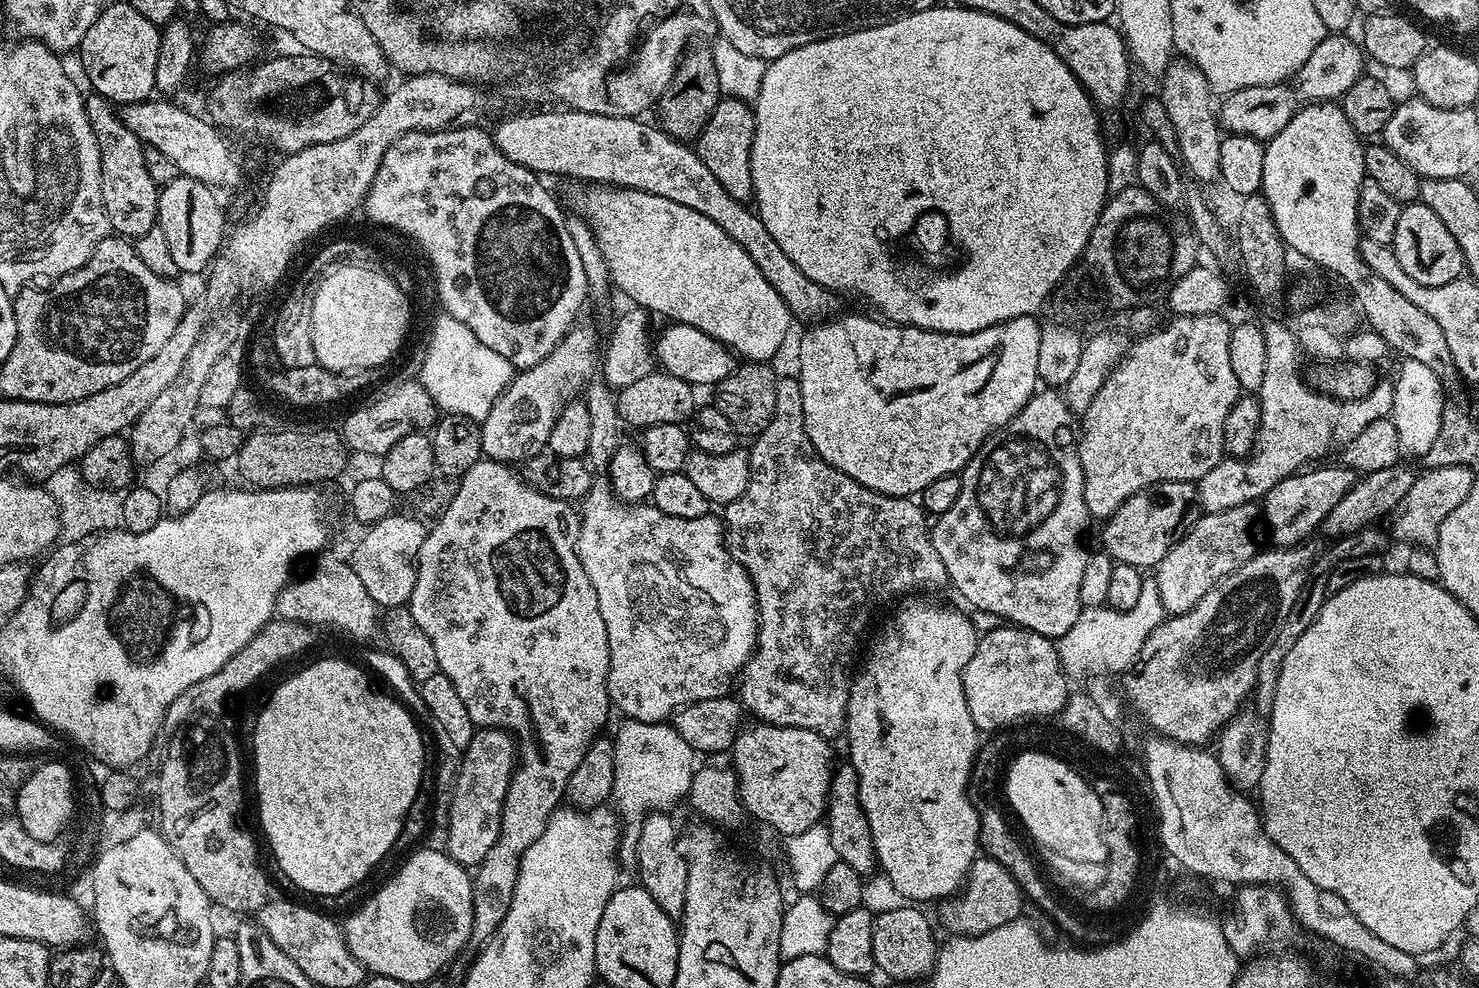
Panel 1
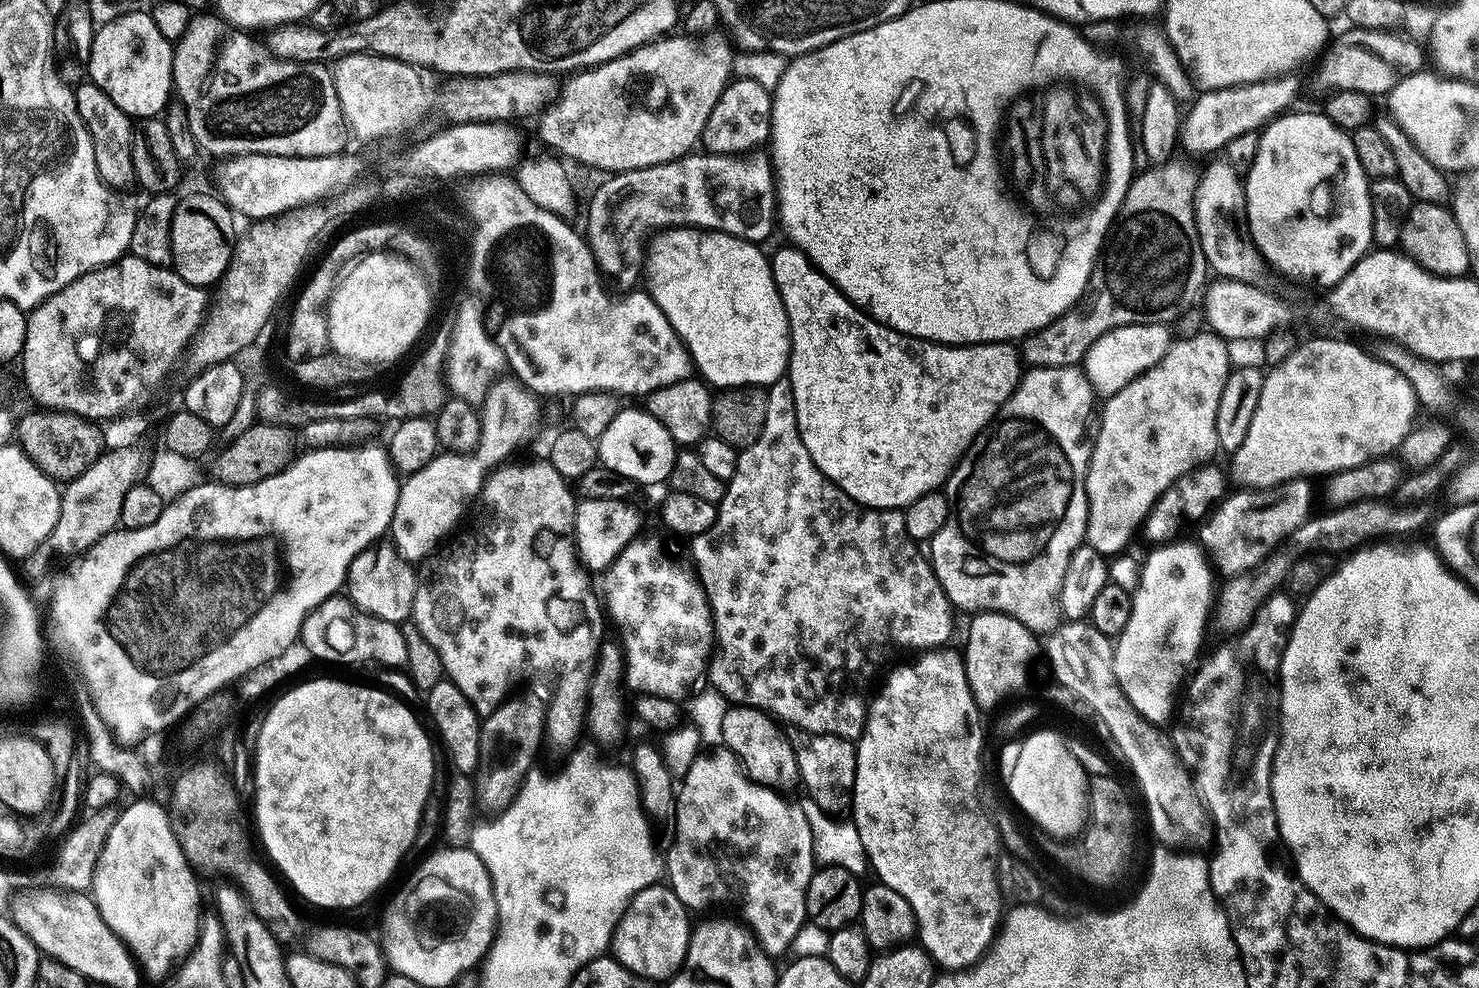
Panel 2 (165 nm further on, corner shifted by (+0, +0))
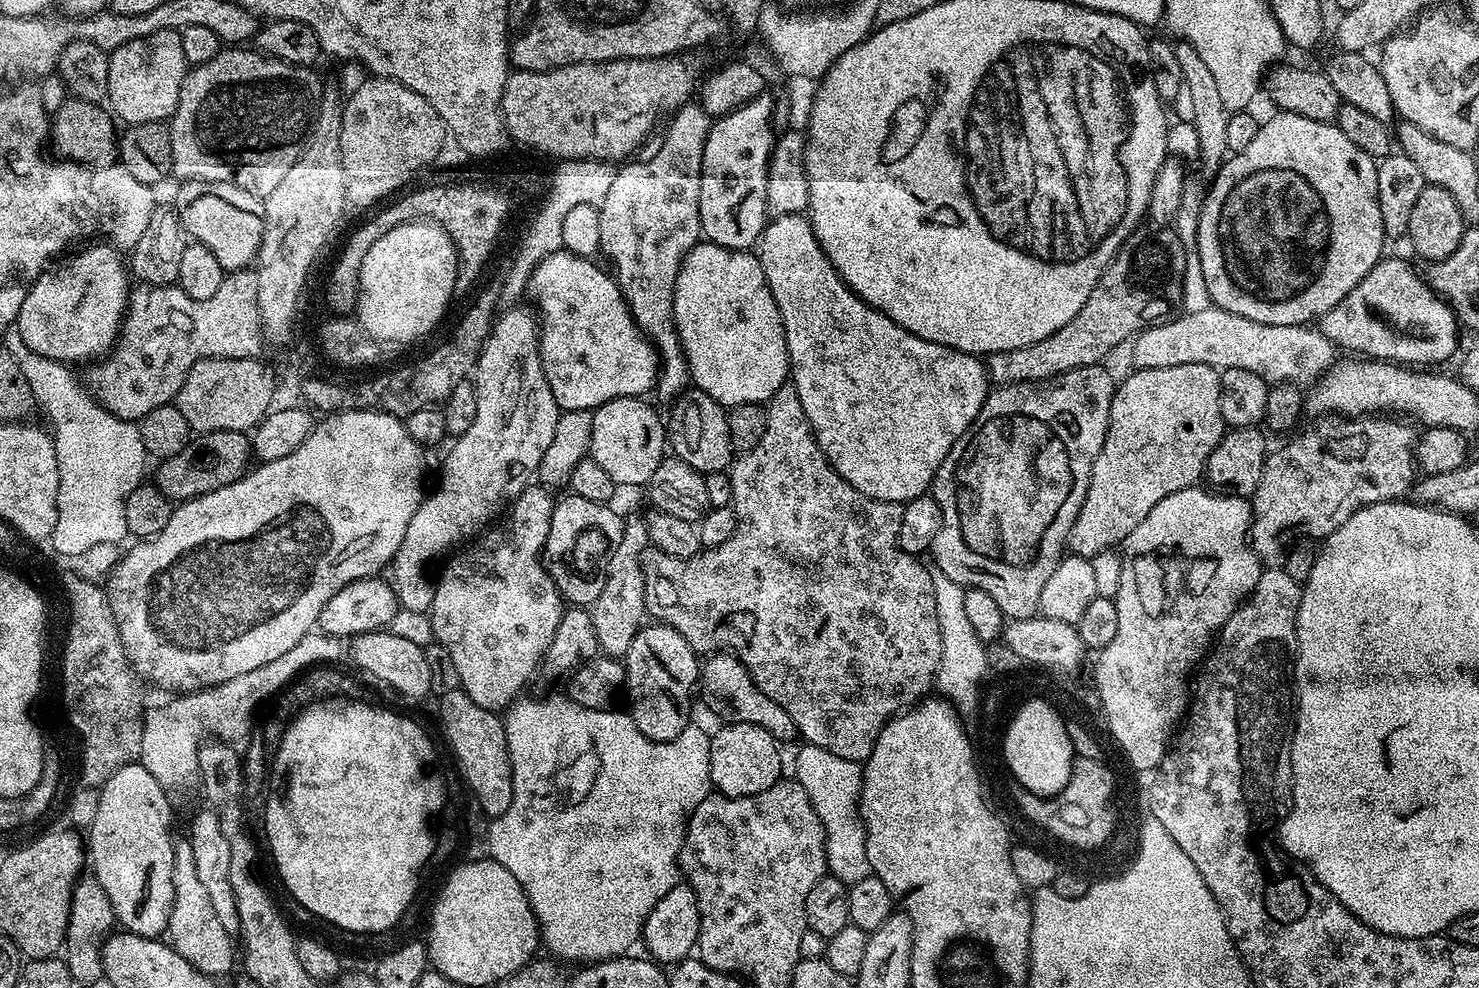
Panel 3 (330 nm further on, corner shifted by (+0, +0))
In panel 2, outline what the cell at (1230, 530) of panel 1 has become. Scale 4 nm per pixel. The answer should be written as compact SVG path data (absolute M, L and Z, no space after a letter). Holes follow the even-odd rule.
M1307 479L1288 480L1273 488L1245 488L1225 495L1224 499L1208 513L1206 519L1199 525L1199 543L1214 561L1215 567L1227 574L1251 572L1260 567L1273 552L1277 551L1307 520L1310 519L1308 507L1312 504L1312 488Z

